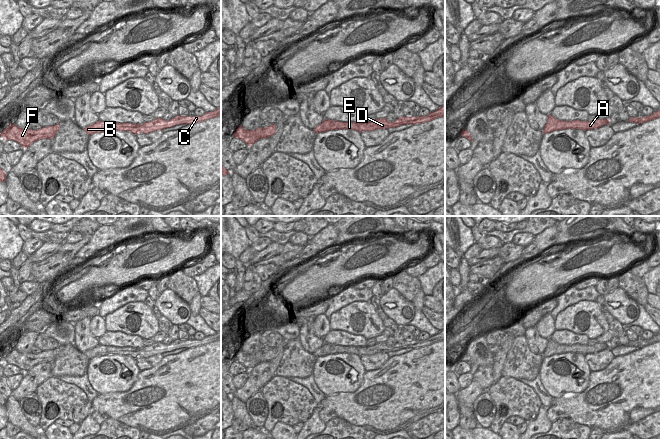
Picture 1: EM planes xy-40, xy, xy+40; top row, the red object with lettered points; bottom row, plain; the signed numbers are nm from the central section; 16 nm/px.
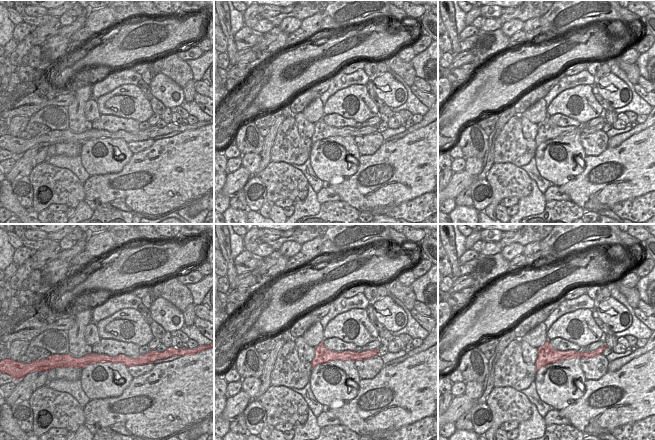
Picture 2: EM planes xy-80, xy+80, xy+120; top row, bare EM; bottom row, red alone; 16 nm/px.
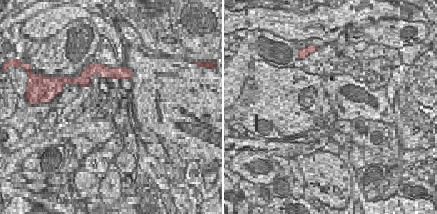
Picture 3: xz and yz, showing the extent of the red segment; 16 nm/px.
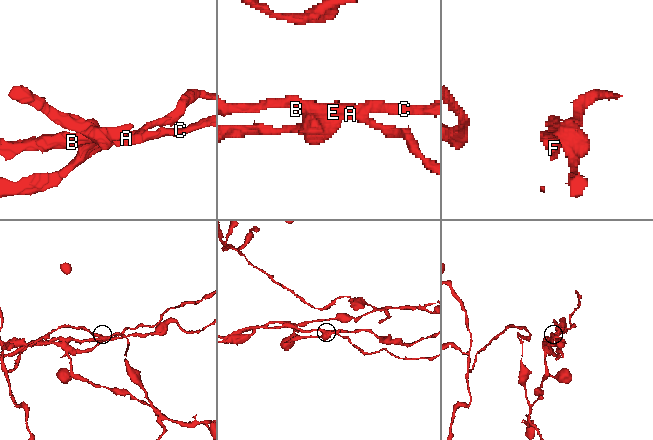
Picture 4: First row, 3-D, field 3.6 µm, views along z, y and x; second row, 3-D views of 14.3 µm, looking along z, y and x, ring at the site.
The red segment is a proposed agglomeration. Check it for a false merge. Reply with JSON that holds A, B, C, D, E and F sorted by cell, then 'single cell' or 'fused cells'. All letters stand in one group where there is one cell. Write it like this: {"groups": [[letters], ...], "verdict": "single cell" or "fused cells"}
{"groups": [["A"], ["B", "C", "D", "E", "F"]], "verdict": "fused cells"}

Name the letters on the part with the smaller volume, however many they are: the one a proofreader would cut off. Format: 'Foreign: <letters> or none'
Foreign: A

